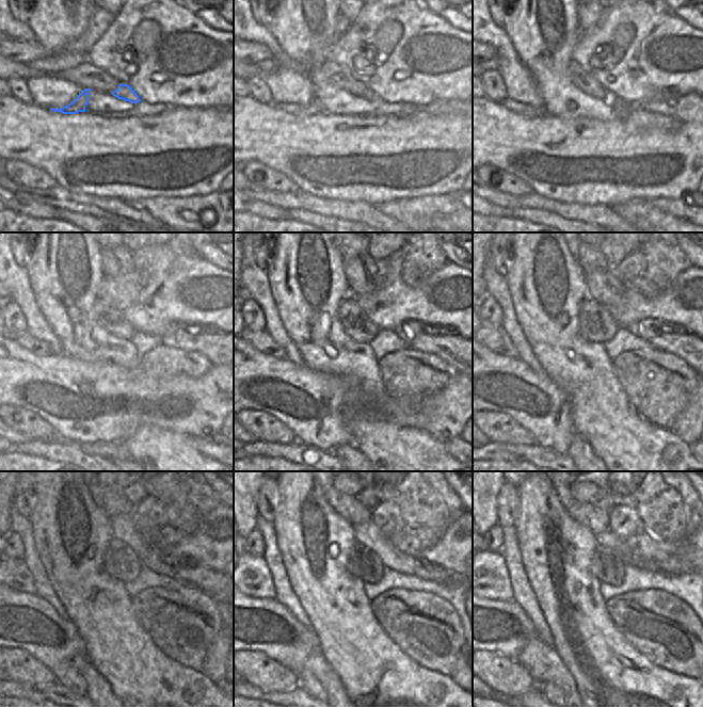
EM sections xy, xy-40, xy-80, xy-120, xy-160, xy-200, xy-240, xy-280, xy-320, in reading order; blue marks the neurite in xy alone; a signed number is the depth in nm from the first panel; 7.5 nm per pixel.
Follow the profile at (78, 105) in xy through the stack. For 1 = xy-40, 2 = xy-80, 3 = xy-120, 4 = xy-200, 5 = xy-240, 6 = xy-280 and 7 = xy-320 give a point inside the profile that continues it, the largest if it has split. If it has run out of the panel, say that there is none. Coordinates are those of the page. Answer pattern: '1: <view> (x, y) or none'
1: xy-40 (314, 107)
2: xy-80 (522, 109)
3: xy-120 (38, 348)
4: xy-200 (495, 339)
5: xy-240 (16, 576)
6: xy-280 (255, 581)
7: xy-320 (494, 583)

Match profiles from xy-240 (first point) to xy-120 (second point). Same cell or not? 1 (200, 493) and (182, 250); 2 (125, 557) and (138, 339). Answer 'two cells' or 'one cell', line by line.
1: one cell
2: two cells

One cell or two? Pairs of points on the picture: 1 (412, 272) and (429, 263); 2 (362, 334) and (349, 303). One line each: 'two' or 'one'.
1: one
2: one

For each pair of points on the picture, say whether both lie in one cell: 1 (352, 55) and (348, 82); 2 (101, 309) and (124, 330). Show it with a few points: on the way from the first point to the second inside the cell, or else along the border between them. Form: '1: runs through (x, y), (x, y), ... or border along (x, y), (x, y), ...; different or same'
1: border along (329, 60), (333, 60), (347, 68), (367, 87); different
2: runs through (107, 311), (118, 324); same

